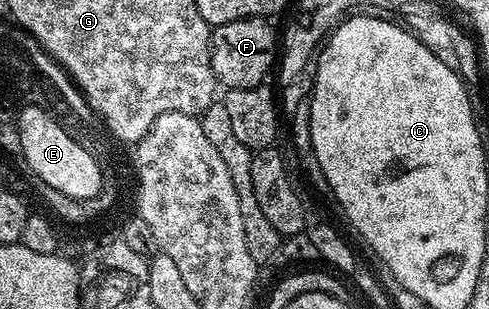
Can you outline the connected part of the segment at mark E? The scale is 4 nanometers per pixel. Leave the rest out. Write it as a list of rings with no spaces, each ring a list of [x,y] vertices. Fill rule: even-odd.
[[[21,106],[18,111],[18,124],[21,137],[21,152],[28,155],[32,167],[52,183],[52,187],[60,187],[62,194],[92,195],[100,184],[96,179],[96,167],[92,167],[92,159],[79,142],[75,140],[71,130],[67,131],[54,116],[51,110],[36,106]]]

